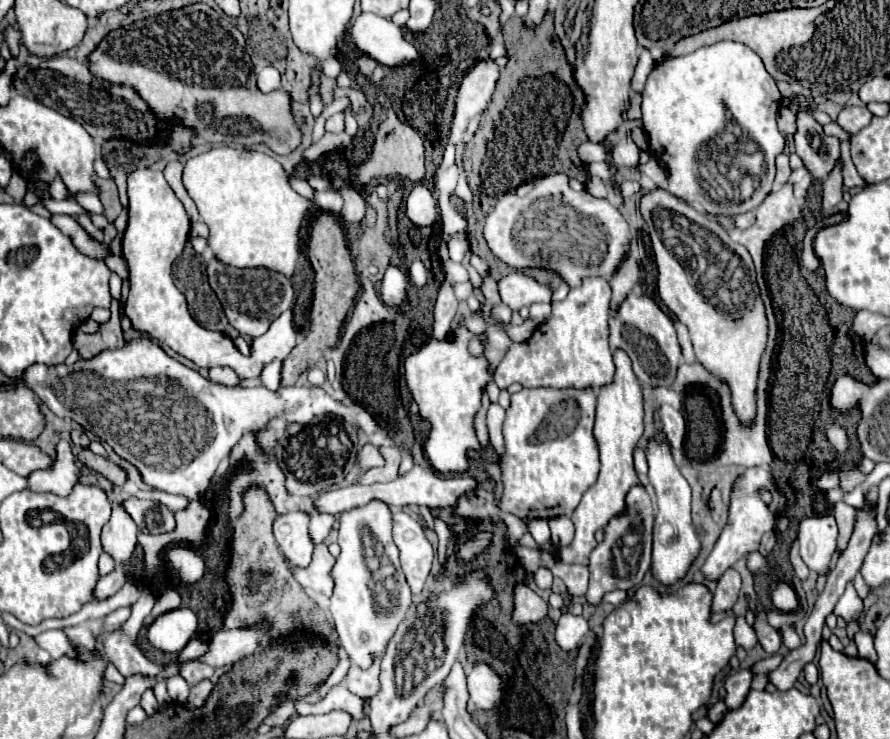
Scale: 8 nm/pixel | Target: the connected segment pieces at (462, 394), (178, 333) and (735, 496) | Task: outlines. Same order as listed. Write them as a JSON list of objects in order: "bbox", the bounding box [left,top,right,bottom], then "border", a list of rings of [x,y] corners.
[{"bbox":[404,318,494,474],"border":[[[462,318],[444,340],[432,336],[426,344],[422,344],[404,360],[404,376],[408,390],[412,392],[412,398],[420,408],[422,420],[430,424],[430,432],[424,442],[424,452],[432,468],[442,474],[466,472],[472,464],[468,458],[468,450],[484,450],[478,442],[474,420],[480,410],[482,392],[486,390],[486,384],[494,380],[494,376],[490,372],[490,362],[484,354],[470,354],[468,344],[472,338],[474,334],[464,326]]]},{"bbox":[122,168,296,378],"border":[[[146,168],[128,174],[128,198],[128,228],[122,240],[122,256],[128,262],[130,294],[124,304],[124,314],[130,318],[134,330],[170,346],[180,356],[192,360],[198,368],[230,366],[240,378],[256,378],[266,364],[288,356],[292,344],[296,344],[292,310],[282,312],[266,333],[253,339],[252,343],[261,343],[261,348],[252,346],[250,356],[240,354],[226,334],[210,332],[192,320],[186,298],[172,280],[172,262],[182,254],[184,244],[188,242],[190,218],[160,170]]]},{"bbox":[702,466,774,580],"border":[[[752,466],[746,468],[732,484],[730,490],[730,510],[728,510],[728,522],[720,534],[720,538],[716,540],[714,550],[710,552],[706,564],[702,566],[702,572],[706,578],[716,580],[724,570],[728,570],[730,566],[734,566],[740,558],[746,558],[748,554],[758,550],[760,538],[764,532],[772,530],[774,524],[774,516],[770,514],[766,502],[762,500],[762,490],[774,490],[774,476],[770,470],[760,468],[760,466]]]}]

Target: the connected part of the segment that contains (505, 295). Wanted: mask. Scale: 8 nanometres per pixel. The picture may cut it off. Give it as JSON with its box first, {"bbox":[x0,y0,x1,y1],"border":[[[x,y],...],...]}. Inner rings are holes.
{"bbox":[498,272,550,310],"border":[[[510,272],[502,280],[498,280],[498,292],[506,306],[512,310],[520,310],[522,306],[530,306],[534,302],[550,302],[550,288],[538,284],[534,278],[524,276],[522,272]]]}

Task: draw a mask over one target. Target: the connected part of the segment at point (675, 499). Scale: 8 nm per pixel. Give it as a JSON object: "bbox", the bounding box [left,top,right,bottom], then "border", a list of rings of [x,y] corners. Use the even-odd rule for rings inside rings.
{"bbox":[646,430,700,584],"border":[[[656,430],[656,434],[648,438],[646,458],[648,458],[648,468],[650,468],[648,478],[658,498],[658,516],[654,524],[652,572],[662,584],[674,584],[686,574],[688,566],[692,564],[692,560],[698,556],[698,550],[700,550],[700,540],[694,532],[692,518],[690,518],[690,486],[686,478],[680,474],[678,466],[674,464],[672,448],[662,430]]]}

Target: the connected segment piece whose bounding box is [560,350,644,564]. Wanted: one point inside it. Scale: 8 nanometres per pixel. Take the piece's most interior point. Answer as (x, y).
(619, 413)

